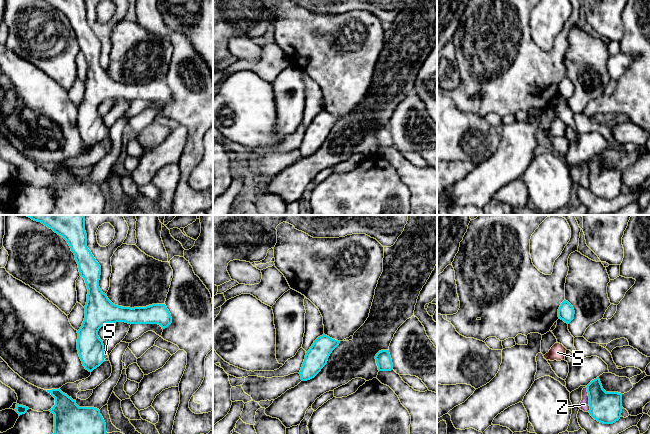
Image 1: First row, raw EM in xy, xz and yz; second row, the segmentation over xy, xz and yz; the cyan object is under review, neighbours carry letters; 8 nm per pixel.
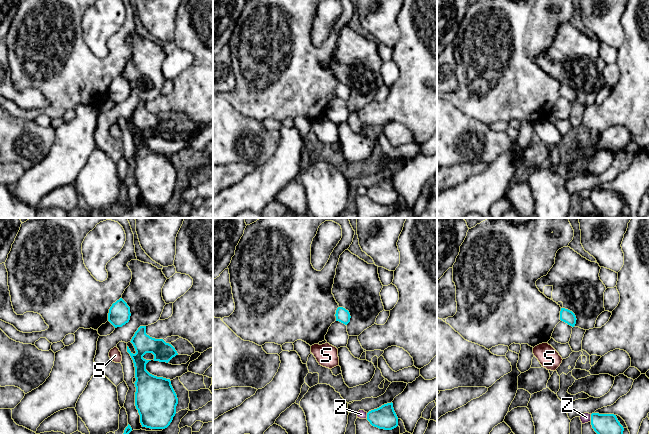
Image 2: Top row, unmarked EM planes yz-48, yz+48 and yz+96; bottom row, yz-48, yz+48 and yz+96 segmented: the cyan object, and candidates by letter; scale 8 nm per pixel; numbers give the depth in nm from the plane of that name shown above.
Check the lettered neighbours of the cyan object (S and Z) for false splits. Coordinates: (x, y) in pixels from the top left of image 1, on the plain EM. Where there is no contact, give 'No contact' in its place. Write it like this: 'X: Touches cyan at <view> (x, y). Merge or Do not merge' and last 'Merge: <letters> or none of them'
S: Touches cyan at xy (103, 130). Merge
Z: Touches cyan at yz (589, 175). Do not merge
Merge: S

